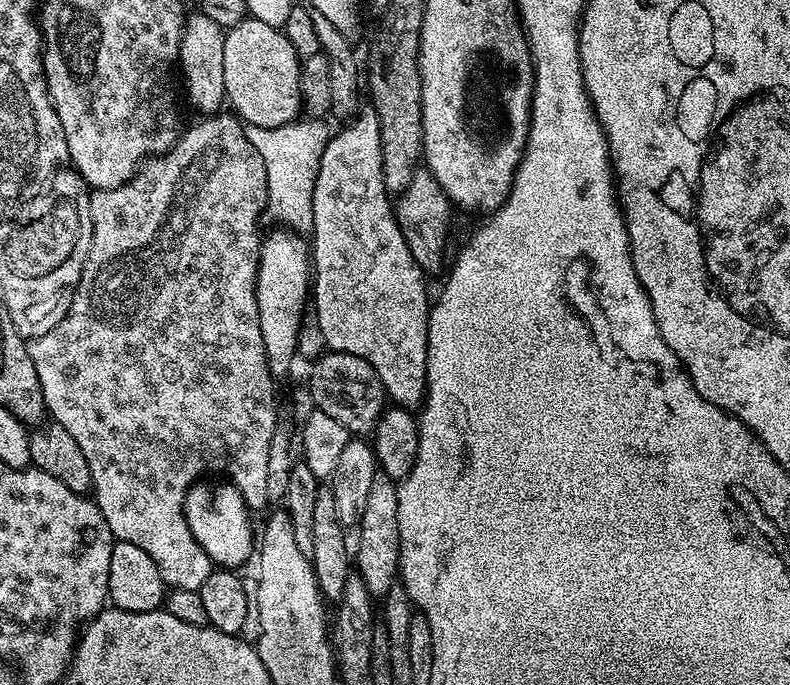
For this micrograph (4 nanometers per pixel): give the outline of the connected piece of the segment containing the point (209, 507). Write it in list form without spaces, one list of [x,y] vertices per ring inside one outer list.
[[[220,483],[224,484],[218,485],[217,488],[195,487],[189,493],[186,515],[194,538],[202,546],[202,550],[206,550],[213,565],[224,570],[236,570],[239,569],[239,564],[246,563],[254,556],[252,524],[248,521],[250,509],[244,501],[244,495],[232,483]]]

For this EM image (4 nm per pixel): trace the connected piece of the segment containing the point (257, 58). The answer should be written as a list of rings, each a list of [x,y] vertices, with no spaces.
[[[251,18],[243,20],[238,26],[227,29],[224,34],[224,49],[222,50],[222,74],[224,75],[224,95],[227,103],[232,103],[231,111],[245,125],[254,128],[277,128],[283,124],[291,124],[301,115],[302,112],[302,60],[301,57],[296,57],[296,48],[290,41],[284,37],[285,33],[281,29],[274,26],[266,26],[266,22],[258,22]]]

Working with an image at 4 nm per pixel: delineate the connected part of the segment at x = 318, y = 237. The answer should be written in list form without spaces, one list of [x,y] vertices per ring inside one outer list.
[[[361,111],[359,115],[351,121],[349,128],[344,128],[340,133],[333,135],[328,141],[326,150],[322,154],[320,169],[316,175],[316,185],[314,186],[314,222],[310,233],[310,264],[314,269],[314,304],[316,300],[316,324],[320,327],[320,336],[329,345],[333,352],[345,352],[354,354],[370,366],[378,374],[382,382],[387,399],[393,405],[409,410],[416,410],[423,405],[428,390],[428,313],[430,311],[430,299],[428,300],[428,284],[426,273],[418,266],[414,260],[414,254],[410,254],[410,246],[406,246],[406,238],[396,221],[396,210],[393,197],[390,195],[386,182],[384,181],[384,162],[382,156],[382,134],[380,133],[380,123],[375,111]]]

